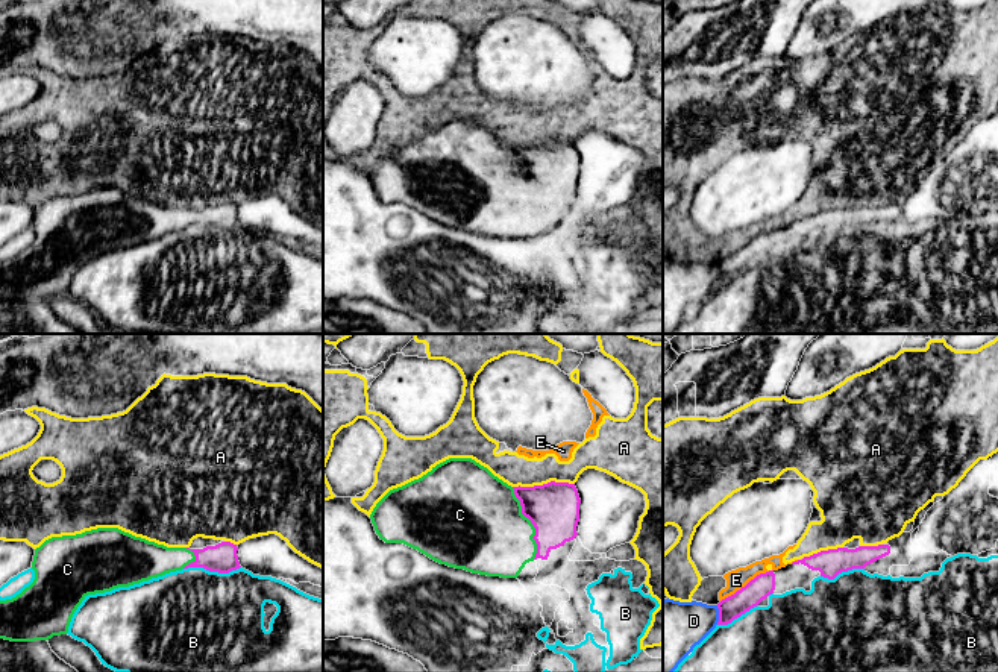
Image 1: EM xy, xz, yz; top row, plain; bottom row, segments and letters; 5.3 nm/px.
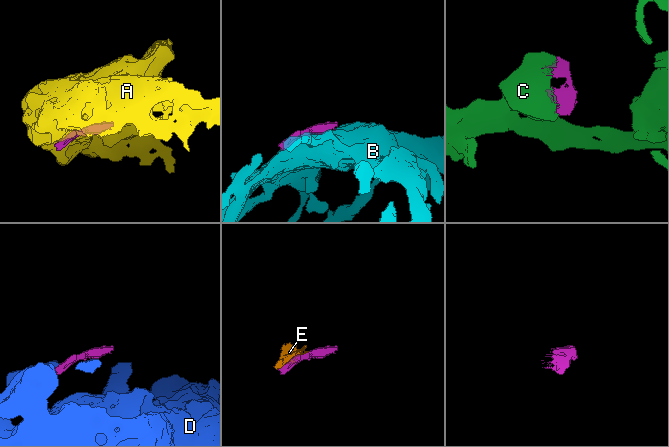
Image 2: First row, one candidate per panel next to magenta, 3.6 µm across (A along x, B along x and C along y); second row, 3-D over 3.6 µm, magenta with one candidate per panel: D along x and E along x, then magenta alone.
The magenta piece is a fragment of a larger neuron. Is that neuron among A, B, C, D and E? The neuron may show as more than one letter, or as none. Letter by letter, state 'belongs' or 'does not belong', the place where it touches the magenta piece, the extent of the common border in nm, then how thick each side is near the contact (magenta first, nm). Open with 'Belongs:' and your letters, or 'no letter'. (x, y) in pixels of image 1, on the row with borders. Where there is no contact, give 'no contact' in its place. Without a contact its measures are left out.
Belongs: C
A: does not belong; meets magenta in xz at (543, 484); contact 320 nm long; 280 nm thick on the magenta side, 170 nm on the other
B: does not belong; meets magenta in xy at (211, 571); contact 300 nm long; 150 nm thick on the magenta side, 500 nm on the other
C: belongs; meets magenta in xz at (531, 522); contact 400 nm long; 280 nm thick on the magenta side, 440 nm on the other
D: does not belong; meets magenta in yz at (719, 615); contact 100 nm long; 120 nm thick on the magenta side, 280 nm on the other
E: does not belong; meets magenta in yz at (746, 584); contact 300 nm long; 120 nm thick on the magenta side, 100 nm on the other

